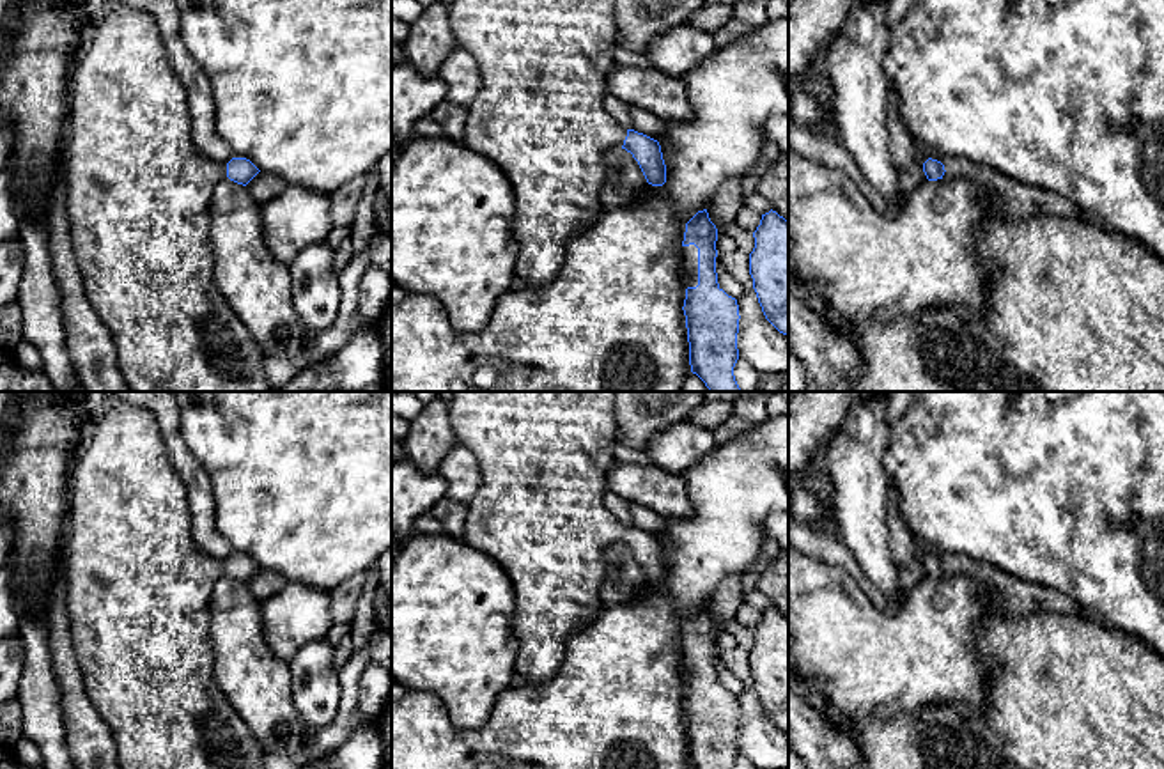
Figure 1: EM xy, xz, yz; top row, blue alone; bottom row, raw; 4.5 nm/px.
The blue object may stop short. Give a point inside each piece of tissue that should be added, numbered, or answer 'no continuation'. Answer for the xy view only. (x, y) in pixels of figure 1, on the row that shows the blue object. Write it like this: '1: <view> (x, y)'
1: xy (137, 190)

